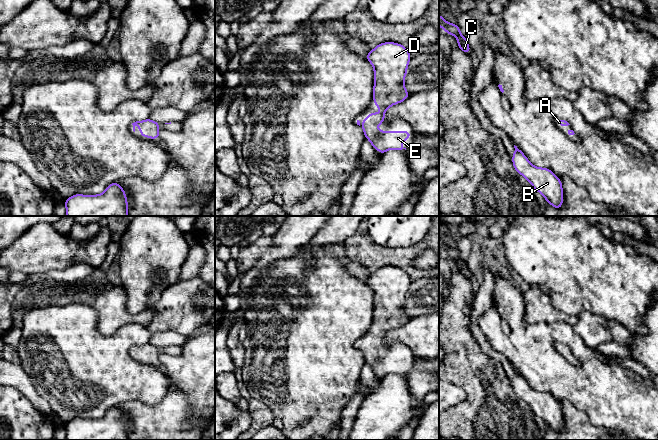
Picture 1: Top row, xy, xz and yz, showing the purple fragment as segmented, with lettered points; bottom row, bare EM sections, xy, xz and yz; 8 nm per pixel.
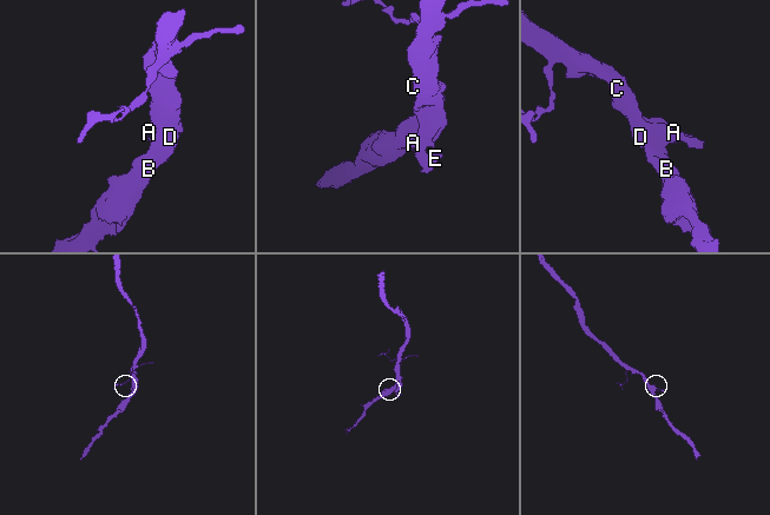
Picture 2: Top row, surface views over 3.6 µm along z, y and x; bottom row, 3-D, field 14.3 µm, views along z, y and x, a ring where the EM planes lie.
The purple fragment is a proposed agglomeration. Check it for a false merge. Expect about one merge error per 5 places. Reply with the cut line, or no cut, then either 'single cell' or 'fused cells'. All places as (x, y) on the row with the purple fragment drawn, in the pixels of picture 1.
cut none; single cell

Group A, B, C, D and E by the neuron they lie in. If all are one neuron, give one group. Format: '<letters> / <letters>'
A B C D E

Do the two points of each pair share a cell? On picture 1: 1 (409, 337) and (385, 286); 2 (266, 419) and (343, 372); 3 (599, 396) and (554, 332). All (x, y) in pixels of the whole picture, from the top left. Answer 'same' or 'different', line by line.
1: different
2: different
3: same

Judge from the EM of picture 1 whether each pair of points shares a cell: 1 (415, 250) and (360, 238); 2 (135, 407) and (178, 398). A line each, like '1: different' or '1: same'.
1: same
2: same

